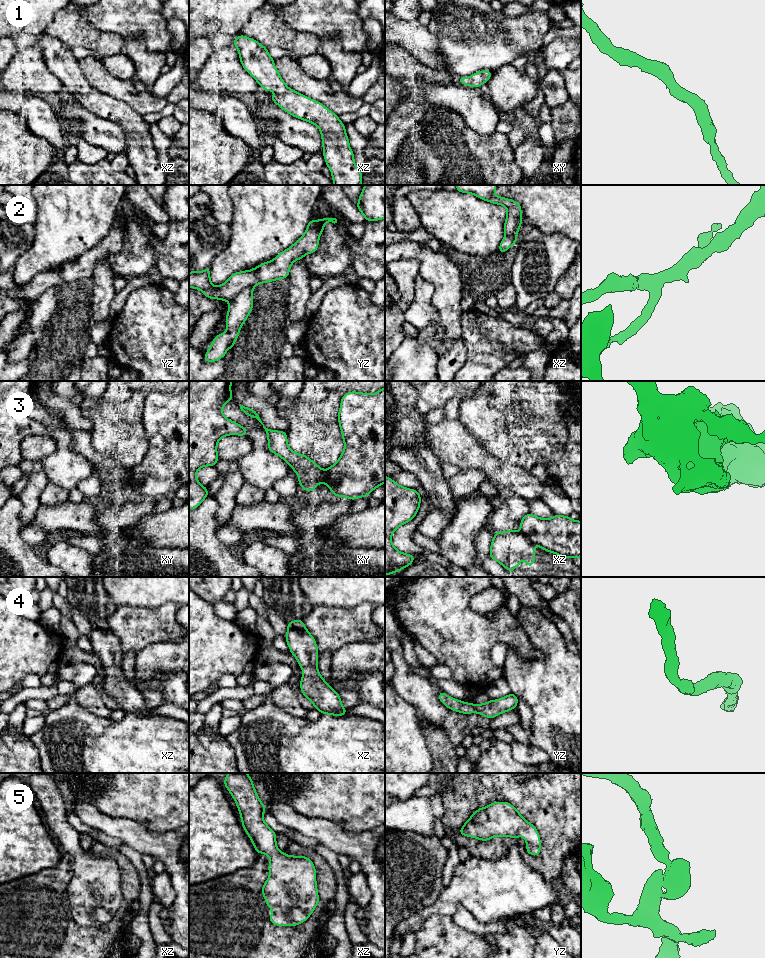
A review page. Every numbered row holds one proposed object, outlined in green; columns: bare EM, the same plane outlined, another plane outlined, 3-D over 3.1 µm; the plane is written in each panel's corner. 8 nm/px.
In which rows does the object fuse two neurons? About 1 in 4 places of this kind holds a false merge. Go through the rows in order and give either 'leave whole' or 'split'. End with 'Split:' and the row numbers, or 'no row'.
1: leave whole
2: split
3: split
4: leave whole
5: leave whole
Split: 2, 3

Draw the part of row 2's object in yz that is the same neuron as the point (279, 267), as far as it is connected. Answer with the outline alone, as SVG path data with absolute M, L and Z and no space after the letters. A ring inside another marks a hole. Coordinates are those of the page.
M325 217L322 220L311 219L303 236L290 248L279 253L272 261L263 262L252 270L232 274L220 286L212 285L210 267L202 272L192 269L189 273L189 287L201 290L207 298L230 301L247 287L288 278L294 261L317 250L320 234L326 222L335 224L337 219L332 217Z

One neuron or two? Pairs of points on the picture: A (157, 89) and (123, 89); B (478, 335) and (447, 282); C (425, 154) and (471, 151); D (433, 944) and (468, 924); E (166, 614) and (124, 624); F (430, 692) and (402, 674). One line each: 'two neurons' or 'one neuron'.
A: two neurons
B: two neurons
C: one neuron
D: two neurons
E: one neuron
F: one neuron

